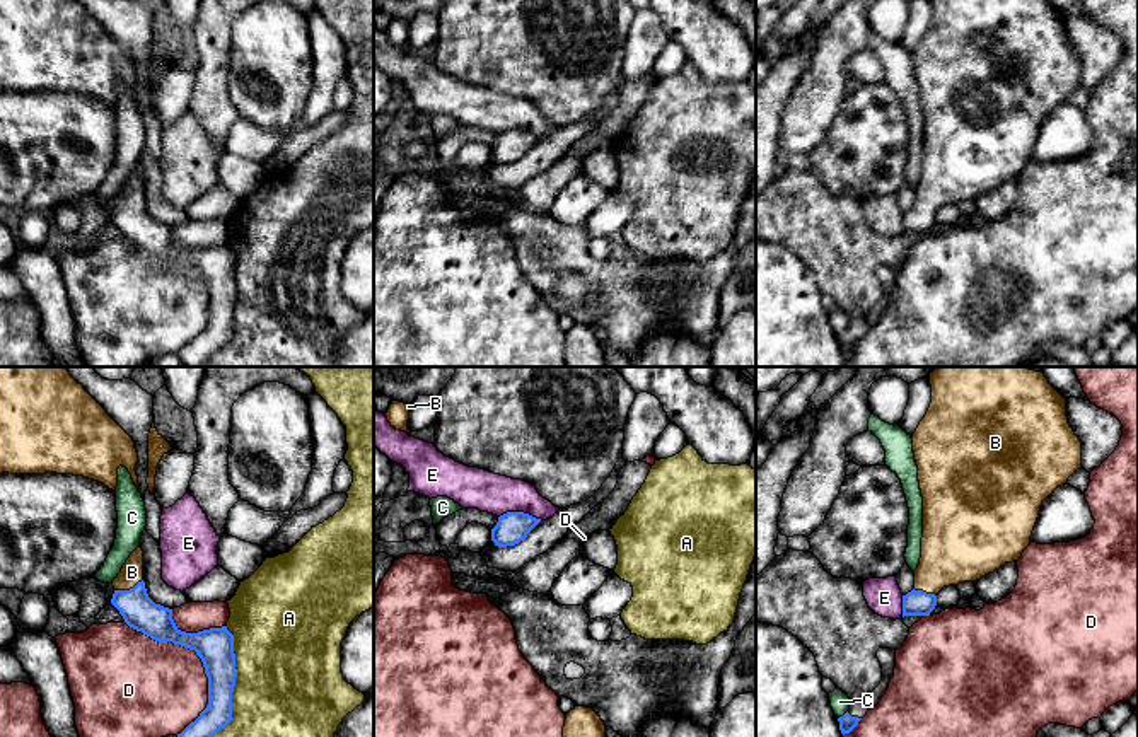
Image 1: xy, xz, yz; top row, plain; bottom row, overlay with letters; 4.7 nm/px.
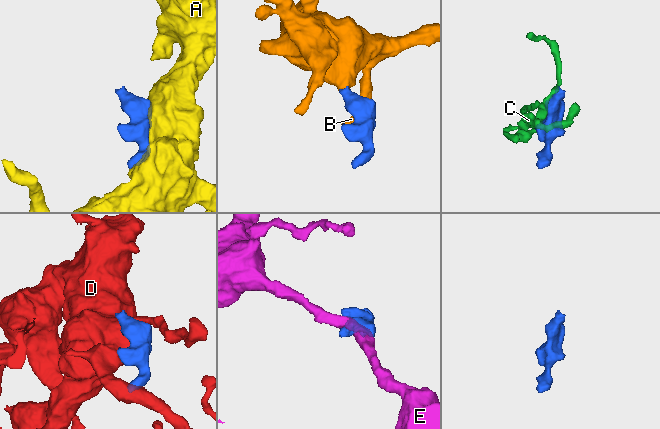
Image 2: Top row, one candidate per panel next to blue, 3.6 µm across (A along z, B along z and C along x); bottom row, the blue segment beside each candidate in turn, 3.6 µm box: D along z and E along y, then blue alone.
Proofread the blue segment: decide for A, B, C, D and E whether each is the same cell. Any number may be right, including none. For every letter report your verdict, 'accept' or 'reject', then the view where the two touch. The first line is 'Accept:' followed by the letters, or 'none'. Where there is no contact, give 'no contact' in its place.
Accept: B
A: reject; contact in xy
B: accept; contact in xy
C: reject; contact in yz
D: reject; contact in xy
E: reject; contact in xz

